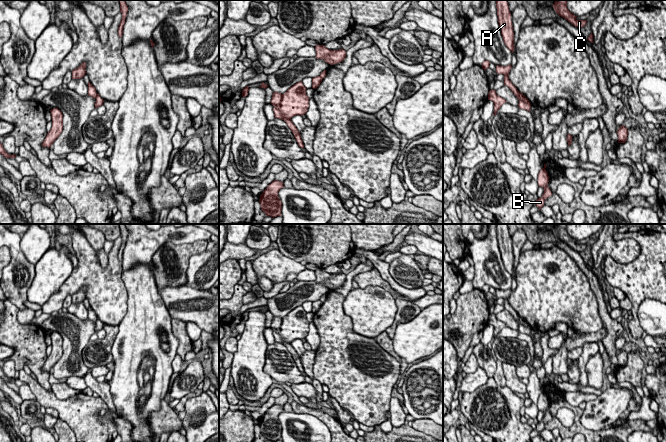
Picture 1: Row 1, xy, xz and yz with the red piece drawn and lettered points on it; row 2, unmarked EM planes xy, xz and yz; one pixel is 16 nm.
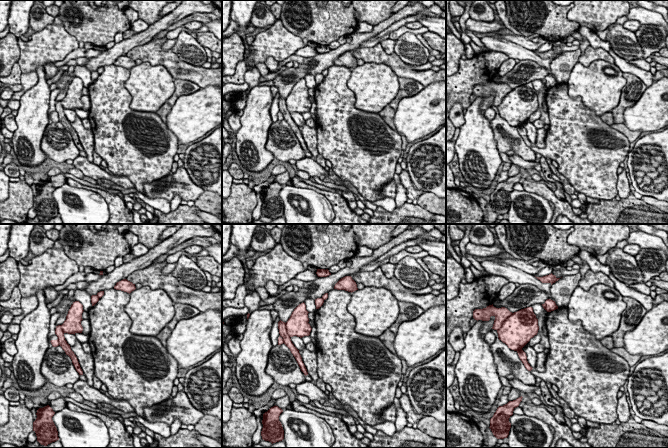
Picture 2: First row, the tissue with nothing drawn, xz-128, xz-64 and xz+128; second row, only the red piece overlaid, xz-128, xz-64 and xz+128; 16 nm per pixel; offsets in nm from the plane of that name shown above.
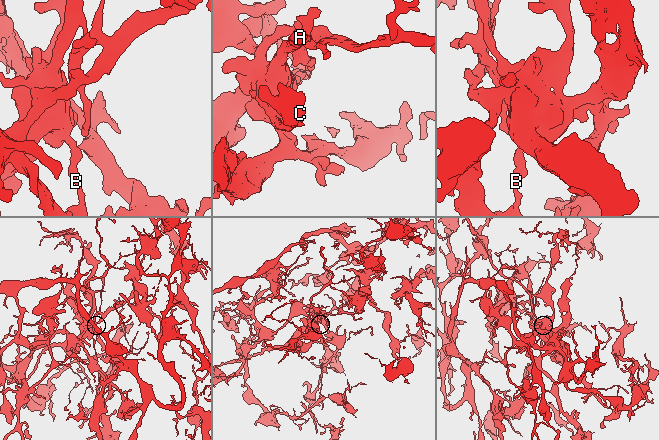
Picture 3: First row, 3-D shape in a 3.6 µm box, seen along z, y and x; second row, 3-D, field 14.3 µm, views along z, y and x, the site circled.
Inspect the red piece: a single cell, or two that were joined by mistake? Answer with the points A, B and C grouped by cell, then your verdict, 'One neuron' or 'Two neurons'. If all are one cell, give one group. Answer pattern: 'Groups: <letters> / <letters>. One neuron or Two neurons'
Groups: A / B C. Two neurons

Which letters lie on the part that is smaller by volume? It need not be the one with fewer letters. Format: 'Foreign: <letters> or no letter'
Foreign: A

